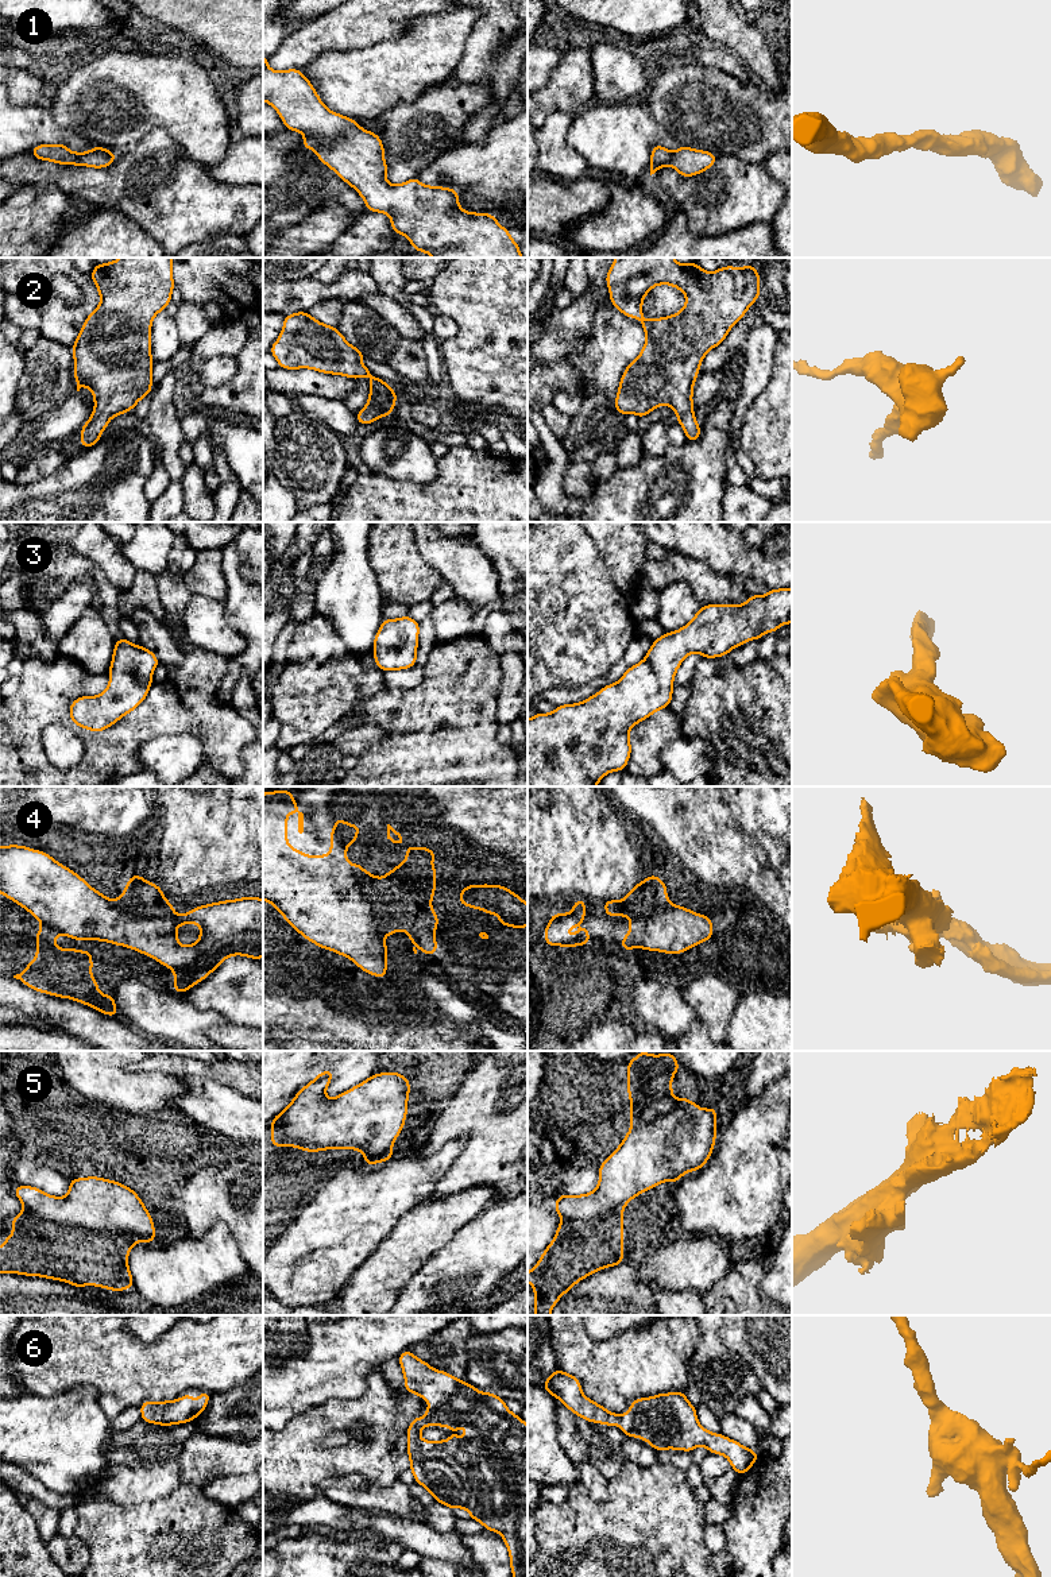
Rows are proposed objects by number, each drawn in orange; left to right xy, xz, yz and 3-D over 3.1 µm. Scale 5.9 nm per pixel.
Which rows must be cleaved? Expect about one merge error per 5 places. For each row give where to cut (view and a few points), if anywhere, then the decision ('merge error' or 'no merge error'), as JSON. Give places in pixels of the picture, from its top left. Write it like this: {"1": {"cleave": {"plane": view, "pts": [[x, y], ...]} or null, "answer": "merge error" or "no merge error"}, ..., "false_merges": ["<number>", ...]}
{"1": {"cleave": null, "answer": "no merge error"}, "2": {"cleave": null, "answer": "no merge error"}, "3": {"cleave": null, "answer": "no merge error"}, "4": {"cleave": null, "answer": "no merge error"}, "5": {"cleave": null, "answer": "no merge error"}, "6": {"cleave": null, "answer": "no merge error"}, "false_merges": []}

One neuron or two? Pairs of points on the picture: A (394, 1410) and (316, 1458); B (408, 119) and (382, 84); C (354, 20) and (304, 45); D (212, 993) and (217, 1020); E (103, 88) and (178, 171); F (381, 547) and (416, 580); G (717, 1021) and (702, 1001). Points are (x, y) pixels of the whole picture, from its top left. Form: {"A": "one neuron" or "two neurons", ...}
{"A": "one neuron", "B": "two neurons", "C": "one neuron", "D": "two neurons", "E": "two neurons", "F": "one neuron", "G": "one neuron"}

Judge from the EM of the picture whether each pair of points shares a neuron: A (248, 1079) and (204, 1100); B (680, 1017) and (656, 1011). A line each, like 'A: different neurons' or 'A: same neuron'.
A: different neurons
B: same neuron

